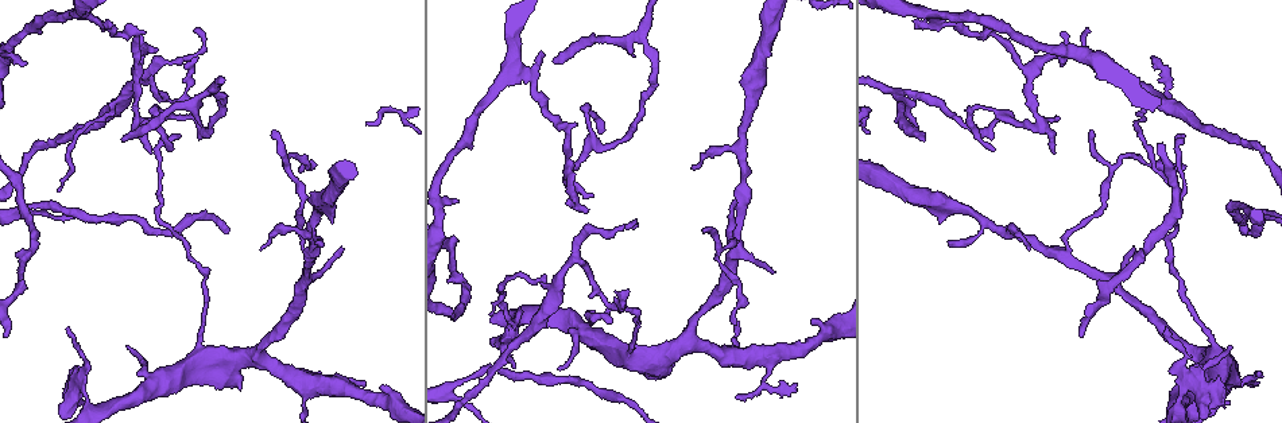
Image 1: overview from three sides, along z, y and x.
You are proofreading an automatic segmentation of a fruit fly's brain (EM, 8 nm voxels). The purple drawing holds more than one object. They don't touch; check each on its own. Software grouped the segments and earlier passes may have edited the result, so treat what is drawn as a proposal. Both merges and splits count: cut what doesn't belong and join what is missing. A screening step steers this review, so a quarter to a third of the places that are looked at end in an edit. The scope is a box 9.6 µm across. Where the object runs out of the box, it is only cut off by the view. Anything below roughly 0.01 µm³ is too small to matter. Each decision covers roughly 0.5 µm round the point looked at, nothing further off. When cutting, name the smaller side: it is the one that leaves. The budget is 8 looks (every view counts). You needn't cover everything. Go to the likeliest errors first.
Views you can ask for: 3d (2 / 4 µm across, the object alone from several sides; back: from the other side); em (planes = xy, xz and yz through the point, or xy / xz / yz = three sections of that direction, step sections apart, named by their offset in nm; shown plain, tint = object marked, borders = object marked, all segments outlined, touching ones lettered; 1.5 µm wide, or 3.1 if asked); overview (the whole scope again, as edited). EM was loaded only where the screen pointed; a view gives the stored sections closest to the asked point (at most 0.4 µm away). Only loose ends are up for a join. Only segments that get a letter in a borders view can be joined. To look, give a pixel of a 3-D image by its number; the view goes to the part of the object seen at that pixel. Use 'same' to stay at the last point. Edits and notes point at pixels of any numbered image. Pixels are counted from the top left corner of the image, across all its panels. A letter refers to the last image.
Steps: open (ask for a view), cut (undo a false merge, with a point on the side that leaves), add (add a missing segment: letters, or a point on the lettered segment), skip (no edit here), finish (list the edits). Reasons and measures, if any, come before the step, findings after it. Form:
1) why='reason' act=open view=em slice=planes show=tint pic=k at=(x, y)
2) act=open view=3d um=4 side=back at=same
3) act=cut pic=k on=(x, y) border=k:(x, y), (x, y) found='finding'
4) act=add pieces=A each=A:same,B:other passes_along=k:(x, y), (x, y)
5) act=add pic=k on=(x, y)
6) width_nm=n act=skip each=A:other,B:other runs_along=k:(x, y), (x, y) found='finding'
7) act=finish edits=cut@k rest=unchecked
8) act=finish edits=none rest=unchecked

why='branch stops here' act=open view=3d um=4 pic=1 at=(202, 126)

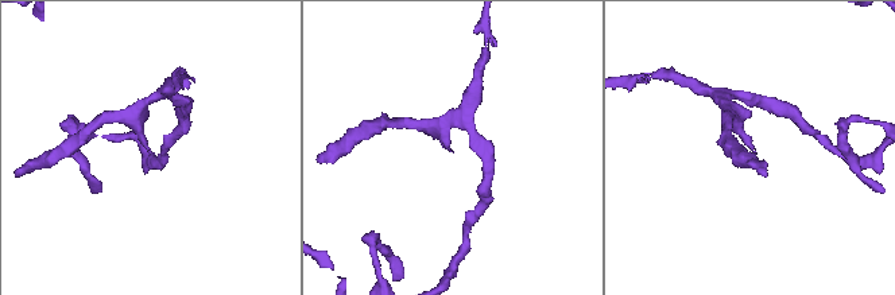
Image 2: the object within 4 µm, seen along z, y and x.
act=open view=em slice=planes show=borders pic=2 at=(751, 150)

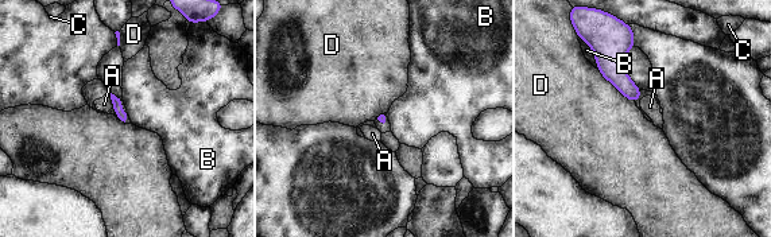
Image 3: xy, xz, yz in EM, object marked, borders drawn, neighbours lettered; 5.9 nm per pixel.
act=skip each=A:other,B:other,C:other,D:other border=3:(597, 68), (618, 90), (635, 104) found='no lettered segment goes on from it'

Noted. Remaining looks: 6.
act=open view=em slice=planes show=borders pic=1 at=(1060, 65)

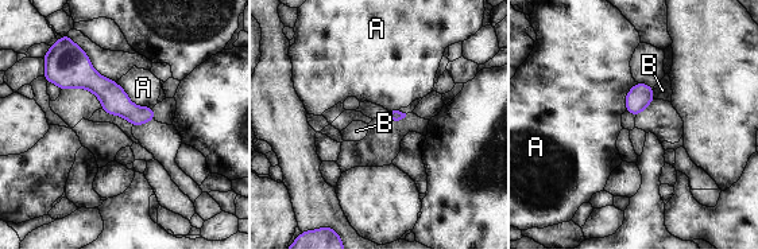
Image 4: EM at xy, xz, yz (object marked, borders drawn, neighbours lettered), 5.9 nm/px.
act=skip each=A:other,B:other border=4:(116, 82), (132, 102), (153, 107) found='no lettered segment goes on from it'

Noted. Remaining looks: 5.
why='tapers out' act=open view=3d um=4 pic=1 at=(737, 395)

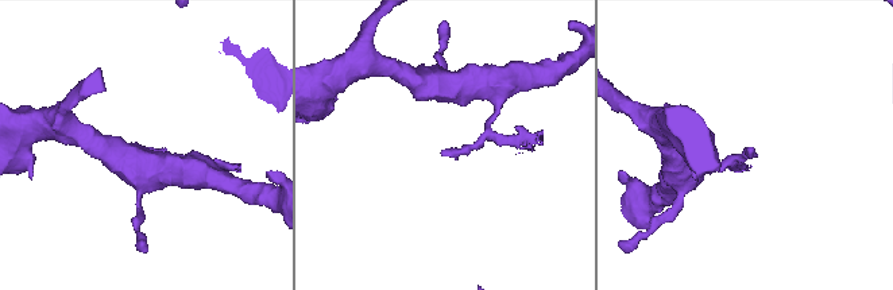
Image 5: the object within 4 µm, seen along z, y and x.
why='need the tissue' act=open view=em slice=planes show=borders pic=5 at=(443, 150)

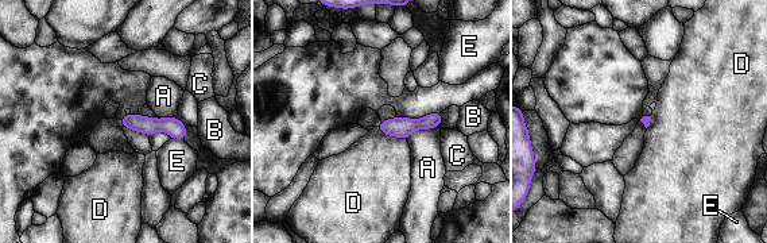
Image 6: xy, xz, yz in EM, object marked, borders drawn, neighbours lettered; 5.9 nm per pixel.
act=skip each=A:other,B:other,C:other,D:other,E:other runs_along=6:(124, 119), (169, 124), (183, 134) found='no lettered segment goes on from it'

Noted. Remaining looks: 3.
act=finish edits=none rest=unchecked

